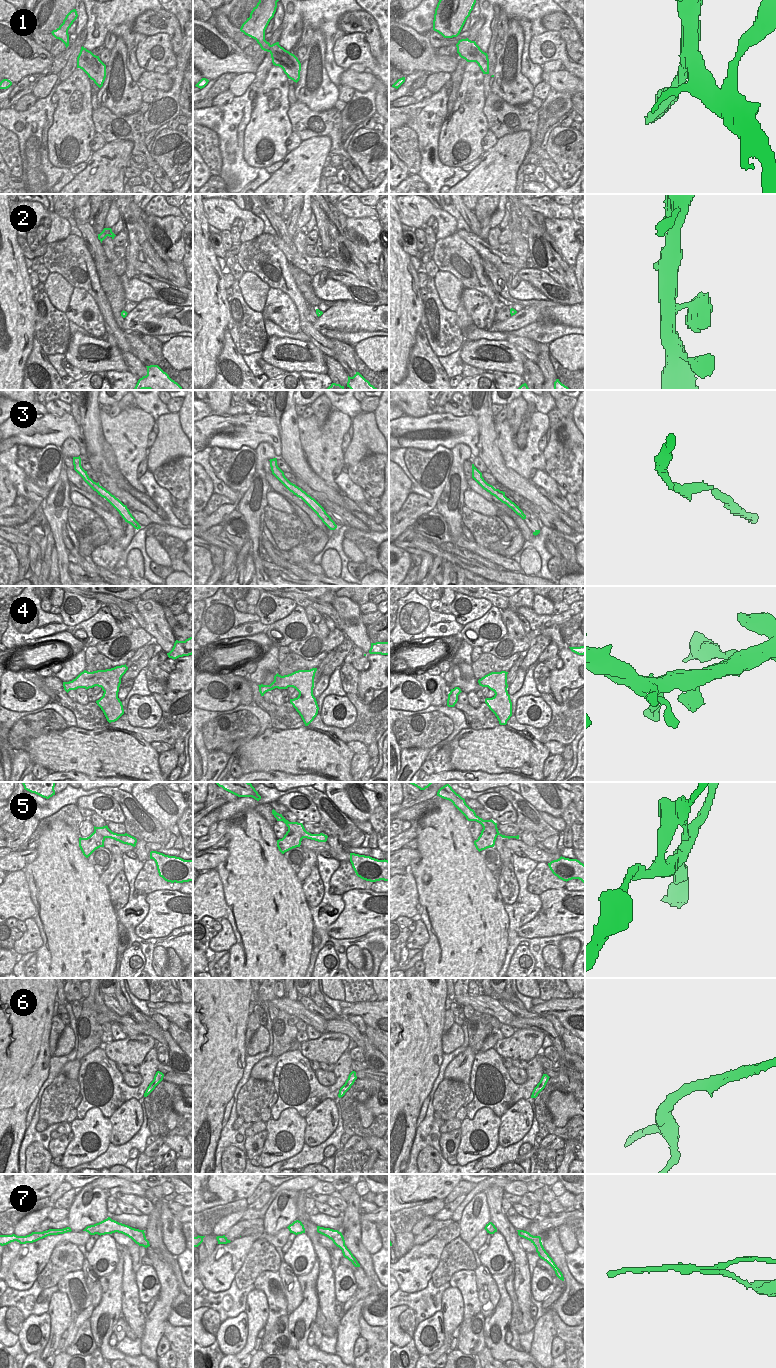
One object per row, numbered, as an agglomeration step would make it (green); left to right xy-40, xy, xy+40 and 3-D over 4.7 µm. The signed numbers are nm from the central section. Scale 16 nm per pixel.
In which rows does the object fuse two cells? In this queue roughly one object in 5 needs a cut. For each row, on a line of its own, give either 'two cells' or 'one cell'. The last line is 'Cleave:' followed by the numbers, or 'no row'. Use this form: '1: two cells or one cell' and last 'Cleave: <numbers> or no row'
1: one cell
2: one cell
3: one cell
4: one cell
5: two cells
6: one cell
7: one cell
Cleave: 5

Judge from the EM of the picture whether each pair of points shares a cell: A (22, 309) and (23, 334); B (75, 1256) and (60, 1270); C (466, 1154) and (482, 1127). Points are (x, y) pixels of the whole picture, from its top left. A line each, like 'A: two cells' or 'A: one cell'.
A: one cell
B: one cell
C: one cell

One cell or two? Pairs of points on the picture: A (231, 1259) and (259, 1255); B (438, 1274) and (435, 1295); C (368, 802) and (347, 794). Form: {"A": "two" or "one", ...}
{"A": "two", "B": "two", "C": "one"}

